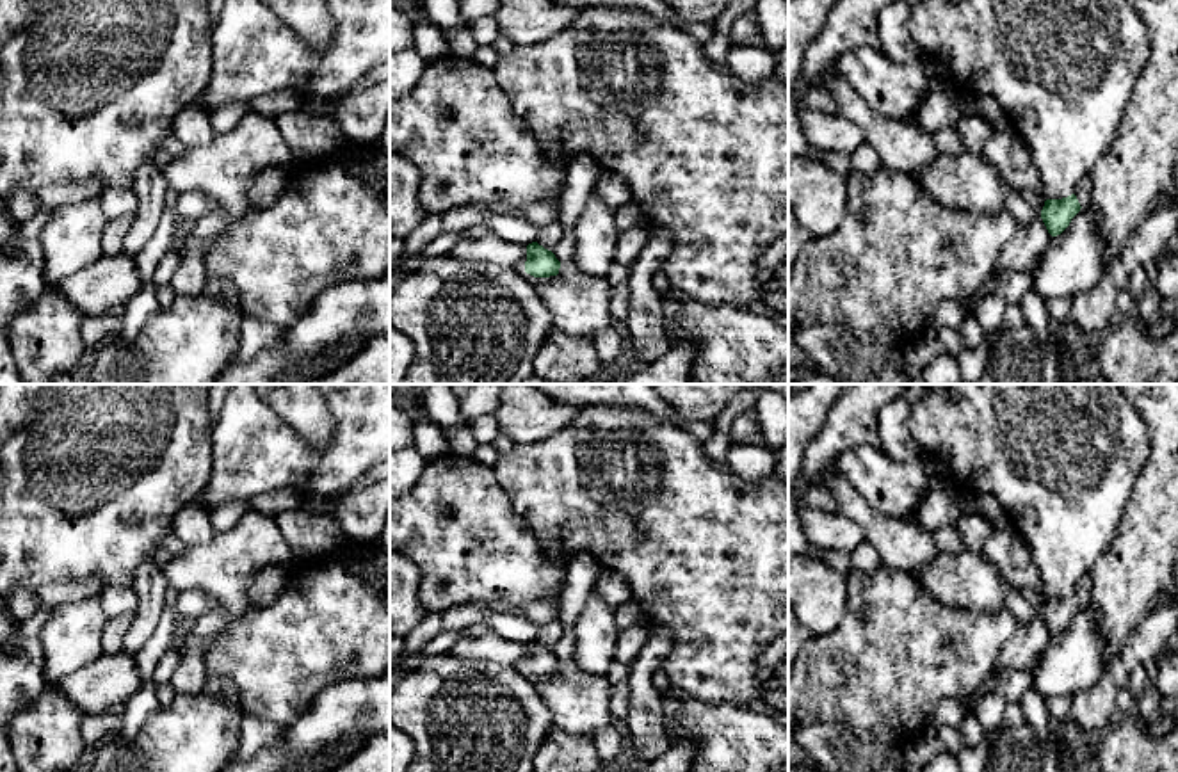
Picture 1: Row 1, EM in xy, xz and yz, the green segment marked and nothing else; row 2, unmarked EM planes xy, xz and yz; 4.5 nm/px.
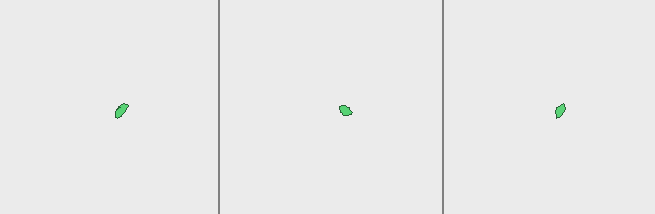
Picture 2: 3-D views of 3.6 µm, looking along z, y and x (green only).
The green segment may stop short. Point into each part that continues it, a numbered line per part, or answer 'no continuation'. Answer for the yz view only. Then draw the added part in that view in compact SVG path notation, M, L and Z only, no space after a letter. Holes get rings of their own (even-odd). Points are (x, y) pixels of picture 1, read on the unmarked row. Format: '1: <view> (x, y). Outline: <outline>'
1: yz (1082, 591). Outline: M1084 575L1078 582L1077 582L1077 589L1075 589L1075 594L1080 601L1080 605L1087 605L1089 599L1091 599L1091 587L1093 587L1093 580L1091 580L1091 575Z

